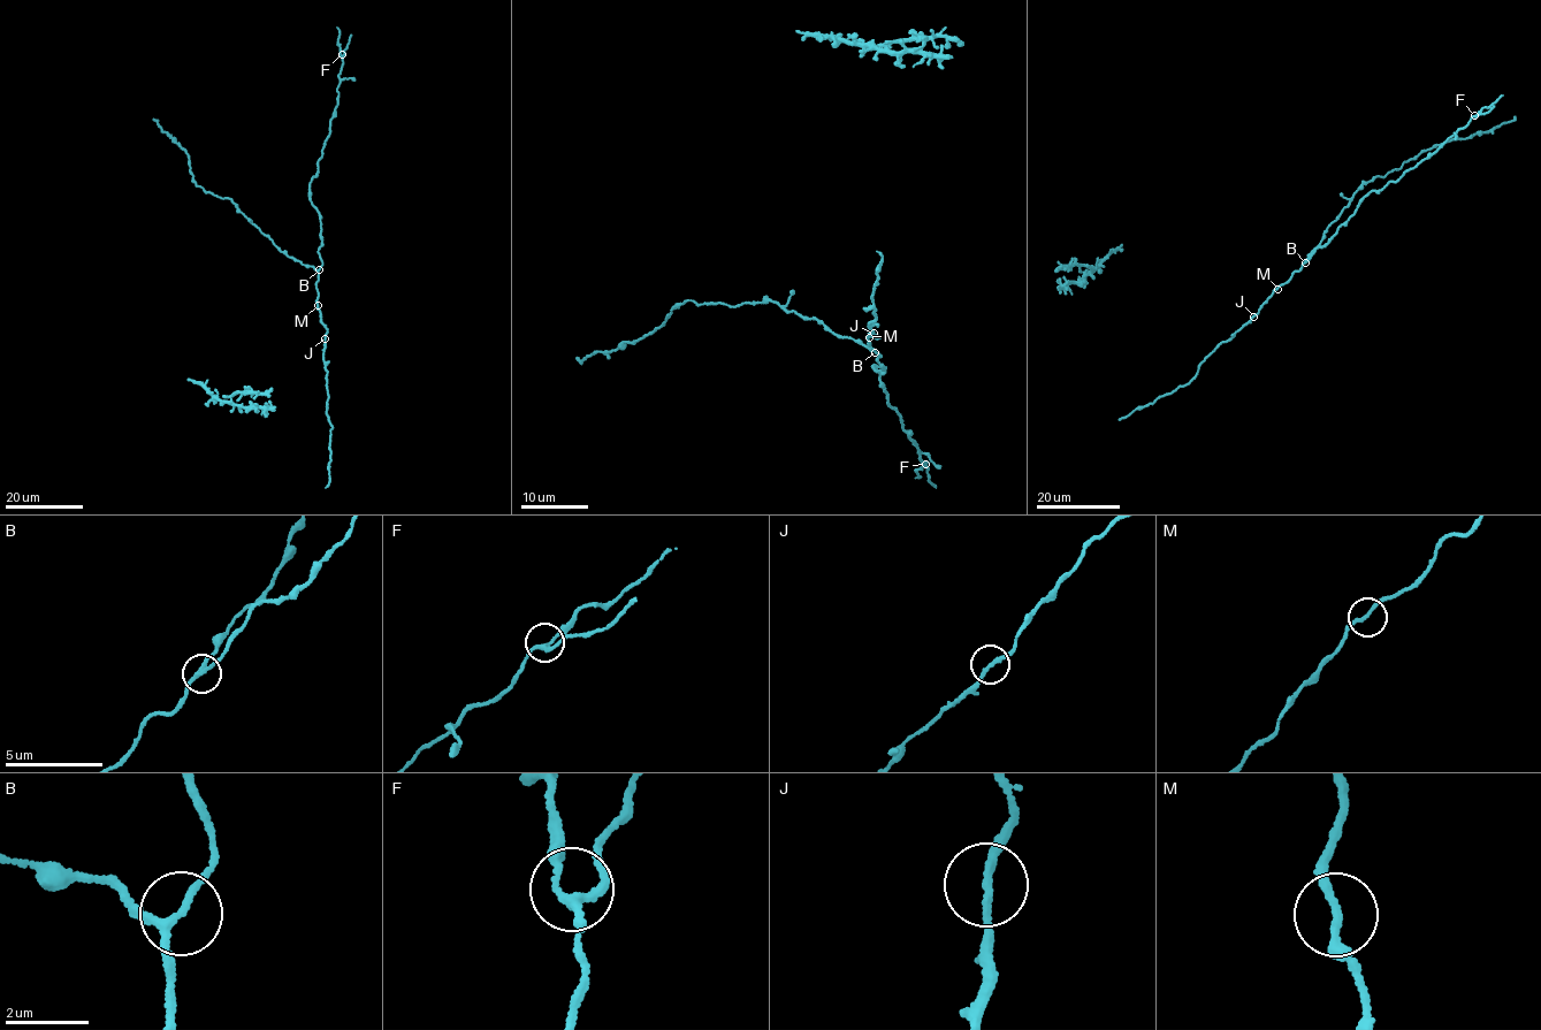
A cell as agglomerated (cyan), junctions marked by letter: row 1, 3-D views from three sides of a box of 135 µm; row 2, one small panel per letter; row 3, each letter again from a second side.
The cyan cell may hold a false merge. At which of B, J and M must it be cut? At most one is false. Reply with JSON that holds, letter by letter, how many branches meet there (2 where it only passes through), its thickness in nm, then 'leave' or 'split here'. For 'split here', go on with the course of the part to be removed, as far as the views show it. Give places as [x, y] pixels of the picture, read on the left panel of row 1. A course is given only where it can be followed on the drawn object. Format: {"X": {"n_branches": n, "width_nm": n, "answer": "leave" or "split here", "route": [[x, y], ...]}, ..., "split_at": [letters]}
{"B": {"n_branches": 3, "width_nm": 160, "answer": "leave"}, "J": {"n_branches": 2, "width_nm": 190, "answer": "leave"}, "M": {"n_branches": 2, "width_nm": 180, "answer": "leave"}, "split_at": []}

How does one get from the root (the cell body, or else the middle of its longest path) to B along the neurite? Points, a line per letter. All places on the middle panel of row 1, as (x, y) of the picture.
B: (874, 335), (877, 337), (872, 334), (868, 340), (875, 352)

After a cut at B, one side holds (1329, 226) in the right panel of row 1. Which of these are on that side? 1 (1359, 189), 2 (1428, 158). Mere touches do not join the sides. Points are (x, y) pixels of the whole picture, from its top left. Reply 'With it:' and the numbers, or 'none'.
With it: 1

